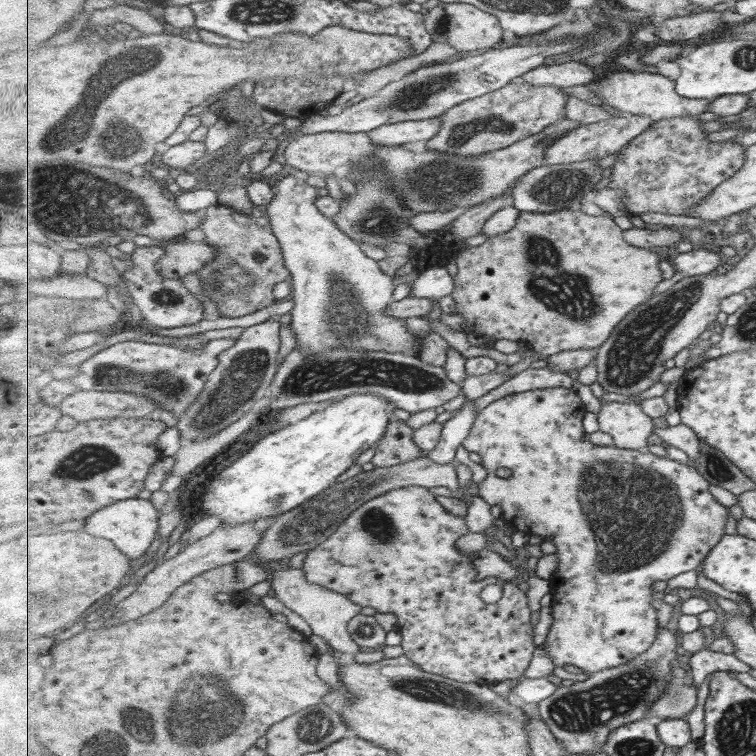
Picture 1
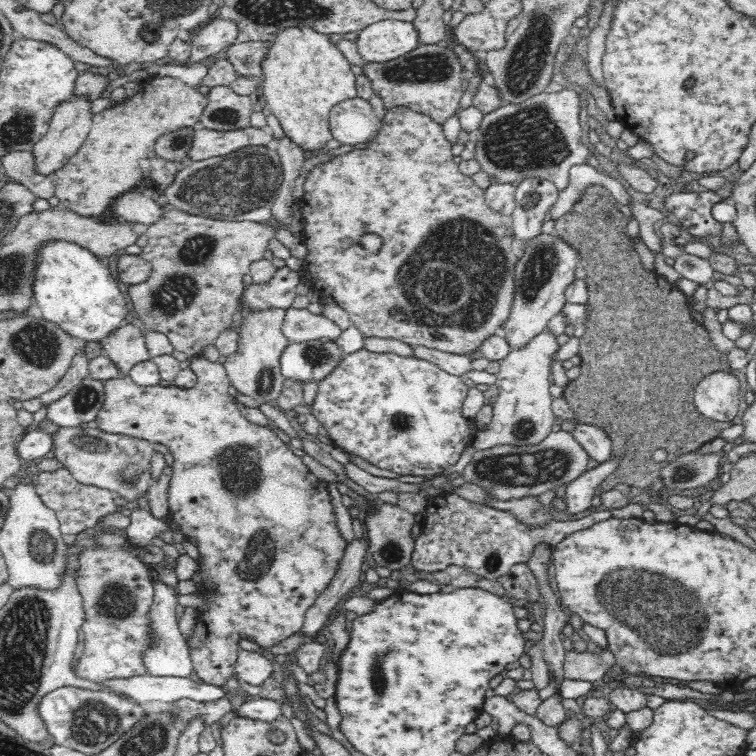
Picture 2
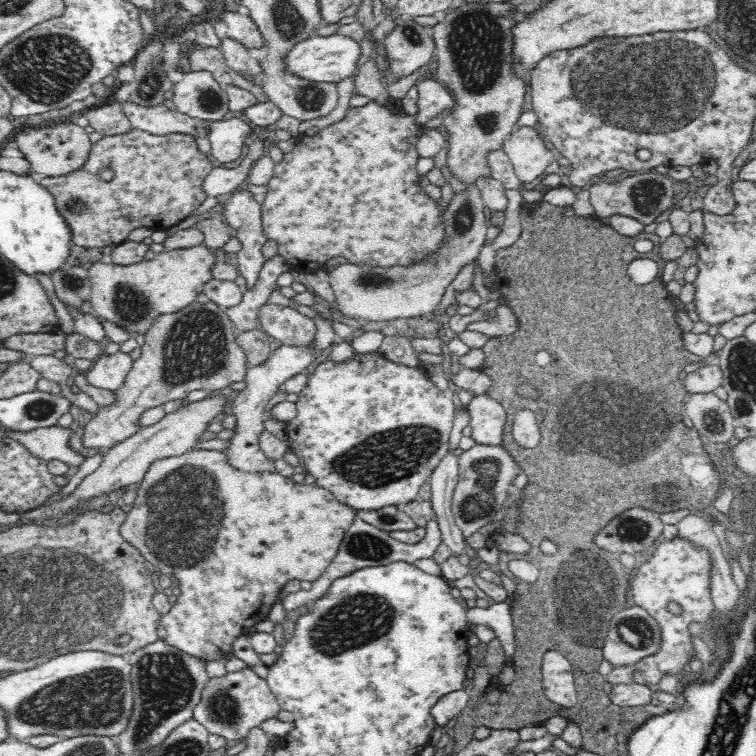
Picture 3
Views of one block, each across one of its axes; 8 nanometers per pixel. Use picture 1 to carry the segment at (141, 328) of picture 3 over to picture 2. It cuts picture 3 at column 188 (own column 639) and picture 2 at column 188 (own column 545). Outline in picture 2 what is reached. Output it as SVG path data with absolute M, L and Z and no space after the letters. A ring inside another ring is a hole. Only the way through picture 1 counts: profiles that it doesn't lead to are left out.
M166 210L164 216L146 231L147 243L139 254L151 264L151 273L146 282L130 285L128 296L133 302L137 318L148 331L160 332L170 339L174 349L188 356L199 356L208 344L231 328L233 316L245 290L242 278L249 274L252 262L264 259L270 240L276 237L279 220L271 214L268 220L224 220L206 218L181 210Z

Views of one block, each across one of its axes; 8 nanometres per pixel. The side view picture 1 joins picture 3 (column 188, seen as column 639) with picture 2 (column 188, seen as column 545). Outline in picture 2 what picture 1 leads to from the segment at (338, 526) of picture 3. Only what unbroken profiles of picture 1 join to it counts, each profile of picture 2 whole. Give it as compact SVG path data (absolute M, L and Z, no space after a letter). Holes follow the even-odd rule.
M191 356L191 369L198 375L198 382L192 389L178 389L172 386L152 386L151 388L142 387L135 384L127 375L121 378L114 378L112 380L104 381L106 392L106 400L104 406L101 406L98 416L96 417L96 424L100 430L104 432L112 432L112 434L124 434L149 443L158 442L164 444L168 451L174 457L173 473L169 480L167 488L167 499L169 502L169 518L174 524L178 524L179 530L190 540L192 540L199 551L200 562L199 568L196 571L199 573L199 578L202 580L202 591L209 602L205 608L198 608L197 622L195 630L190 639L188 639L189 649L191 650L191 659L193 662L193 672L195 672L204 683L213 684L224 688L225 681L233 676L235 672L236 654L240 652L238 642L242 636L252 638L258 646L262 648L272 648L280 641L286 640L293 634L300 632L304 626L304 619L307 610L315 604L317 598L324 592L324 589L330 584L333 576L338 570L340 561L342 560L345 548L348 543L338 533L336 527L336 516L334 515L334 508L330 502L330 494L328 493L327 482L315 476L303 464L301 457L298 457L287 443L284 442L274 428L270 425L256 424L249 422L241 410L236 408L234 399L229 396L228 389L231 383L222 363L214 363L205 359L203 356ZM266 512L280 512L278 520L274 522L272 518L266 518ZM308 528L314 528L316 534L310 532L310 536L314 536L312 540L306 542L306 538L300 538L300 532L306 532ZM322 532L332 532L332 544L328 548L328 544L322 540Z

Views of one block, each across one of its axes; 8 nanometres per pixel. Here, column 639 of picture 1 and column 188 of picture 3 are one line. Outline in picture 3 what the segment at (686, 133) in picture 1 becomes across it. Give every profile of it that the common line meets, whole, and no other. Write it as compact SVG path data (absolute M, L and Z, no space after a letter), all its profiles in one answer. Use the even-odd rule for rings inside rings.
M132 129L126 134L103 136L99 141L92 144L87 163L82 169L75 170L74 173L67 174L67 176L64 177L43 176L43 178L38 182L44 186L44 188L47 188L55 198L56 206L59 207L60 214L63 215L68 226L71 228L71 240L73 241L73 244L85 246L86 248L94 248L118 245L119 243L126 241L128 234L130 234L132 230L136 230L136 228L150 228L153 231L166 230L187 218L188 214L190 214L192 210L196 210L196 208L198 208L207 199L206 193L202 193L202 182L204 182L204 178L210 174L212 169L212 163L210 163L210 159L208 159L207 154L204 154L200 149L198 149L195 137L186 134L167 134L164 136L156 136L146 131ZM104 168L108 168L108 170L112 170L112 172L114 172L114 178L108 182L106 180L102 180L102 178L98 176L98 174L100 174L100 170L104 170Z

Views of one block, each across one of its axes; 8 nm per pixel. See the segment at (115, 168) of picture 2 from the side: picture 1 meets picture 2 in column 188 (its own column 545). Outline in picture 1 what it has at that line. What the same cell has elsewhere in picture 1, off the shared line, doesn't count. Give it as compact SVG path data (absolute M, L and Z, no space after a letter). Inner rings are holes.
M526 81L520 84L511 83L493 92L466 100L453 108L448 108L449 110L439 117L441 121L444 121L443 127L427 142L427 148L442 153L465 155L466 157L507 148L520 140L543 132L543 129L547 129L549 124L557 123L561 114L567 114L568 98L561 91L561 86L535 86Z

